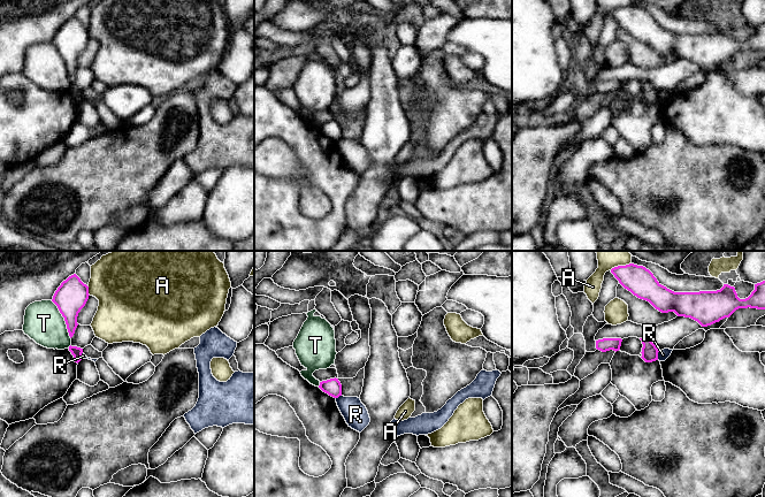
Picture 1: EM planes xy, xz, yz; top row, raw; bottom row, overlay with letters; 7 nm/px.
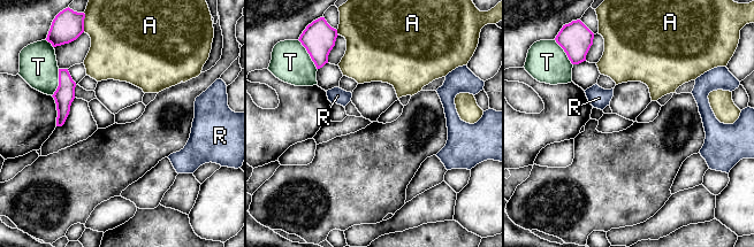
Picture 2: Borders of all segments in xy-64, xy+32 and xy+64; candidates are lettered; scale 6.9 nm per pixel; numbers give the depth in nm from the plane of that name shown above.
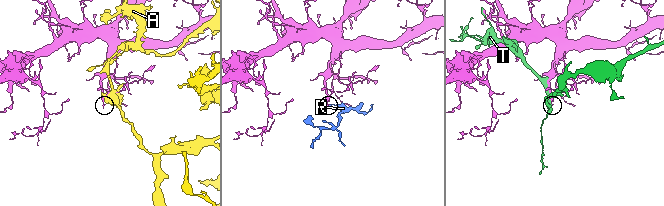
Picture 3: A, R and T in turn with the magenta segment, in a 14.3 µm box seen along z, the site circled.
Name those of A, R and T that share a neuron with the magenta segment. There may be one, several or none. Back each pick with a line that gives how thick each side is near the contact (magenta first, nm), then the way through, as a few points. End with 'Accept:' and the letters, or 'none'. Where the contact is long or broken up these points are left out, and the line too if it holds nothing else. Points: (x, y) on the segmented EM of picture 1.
Accept: none

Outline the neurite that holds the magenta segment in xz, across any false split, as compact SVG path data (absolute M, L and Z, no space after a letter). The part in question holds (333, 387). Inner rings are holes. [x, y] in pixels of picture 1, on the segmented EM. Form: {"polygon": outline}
{"polygon": "M336 377L320 382L319 388L334 398L342 396L342 384Z"}

